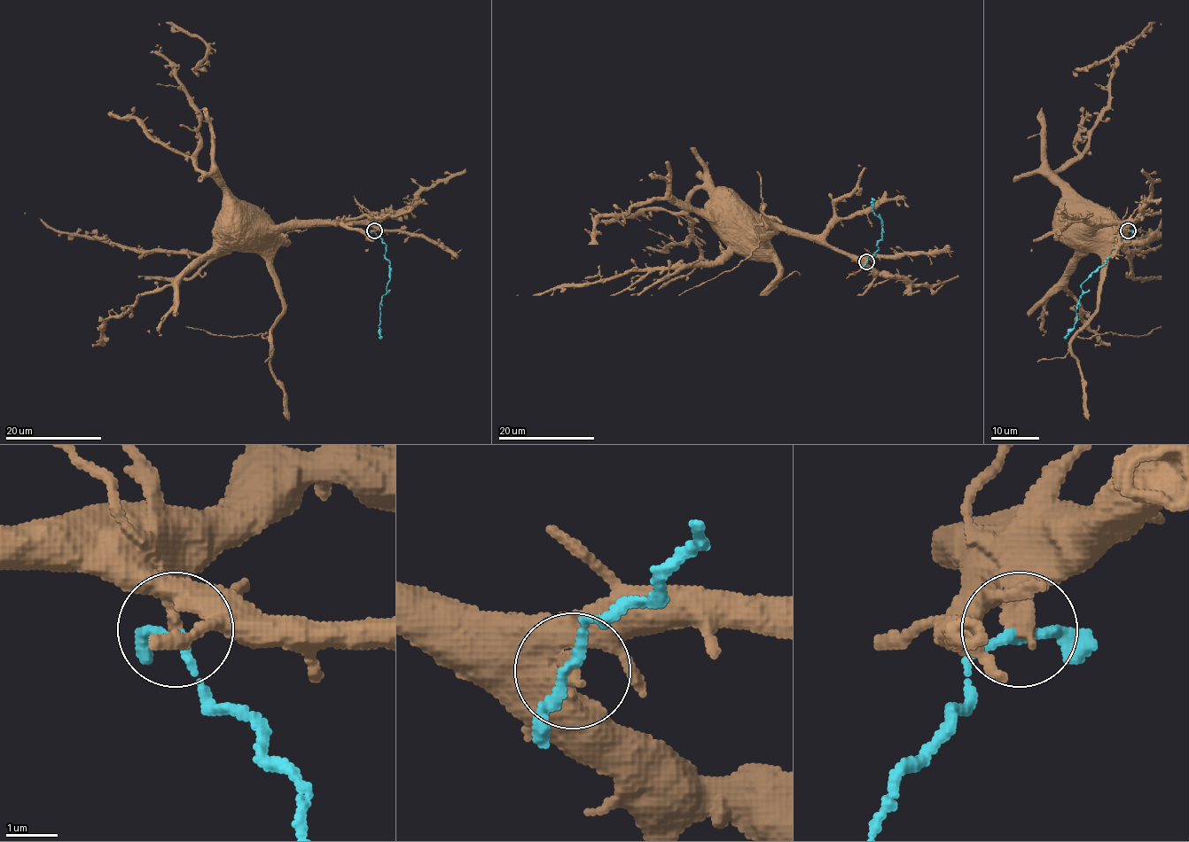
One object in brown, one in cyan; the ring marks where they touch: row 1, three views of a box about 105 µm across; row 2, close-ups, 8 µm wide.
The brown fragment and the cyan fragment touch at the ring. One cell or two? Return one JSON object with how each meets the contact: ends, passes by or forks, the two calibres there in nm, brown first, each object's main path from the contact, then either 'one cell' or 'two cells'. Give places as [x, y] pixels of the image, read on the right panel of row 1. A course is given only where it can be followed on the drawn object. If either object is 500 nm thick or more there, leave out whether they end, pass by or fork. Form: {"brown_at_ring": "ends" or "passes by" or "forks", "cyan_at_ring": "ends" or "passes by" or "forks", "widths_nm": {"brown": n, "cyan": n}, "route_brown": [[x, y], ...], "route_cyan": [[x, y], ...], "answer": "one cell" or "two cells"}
{"brown_at_ring": "ends", "cyan_at_ring": "passes by", "widths_nm": {"brown": 400, "cyan": 160}, "route_brown": [[1127, 229], [1122, 224], [1093, 226], [1093, 212], [1097, 208], [1095, 220]], "route_cyan": [[1127, 229], [1105, 263], [1082, 284], [1077, 322], [1065, 339]], "answer": "two cells"}

